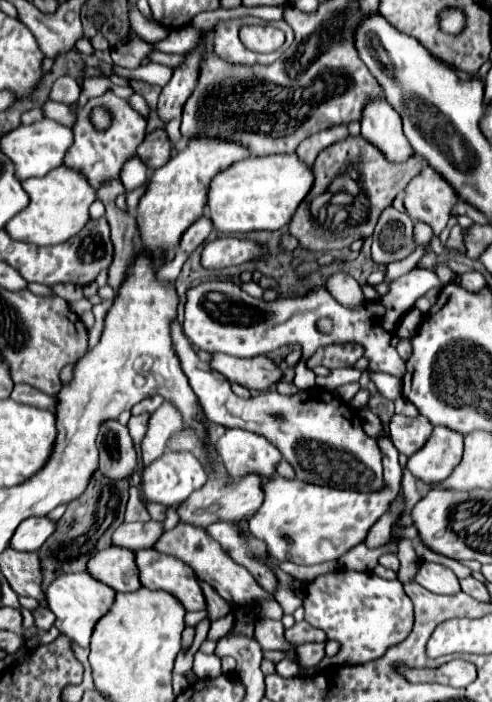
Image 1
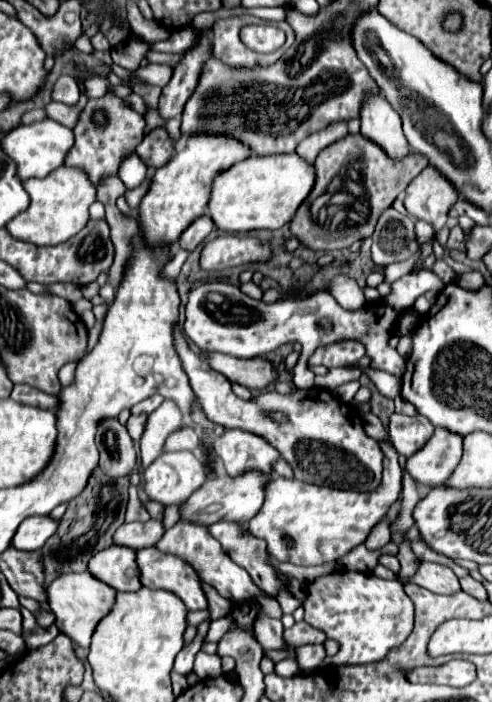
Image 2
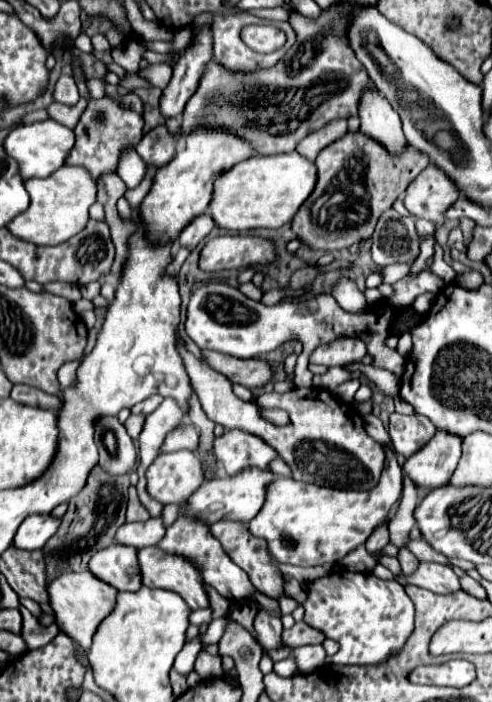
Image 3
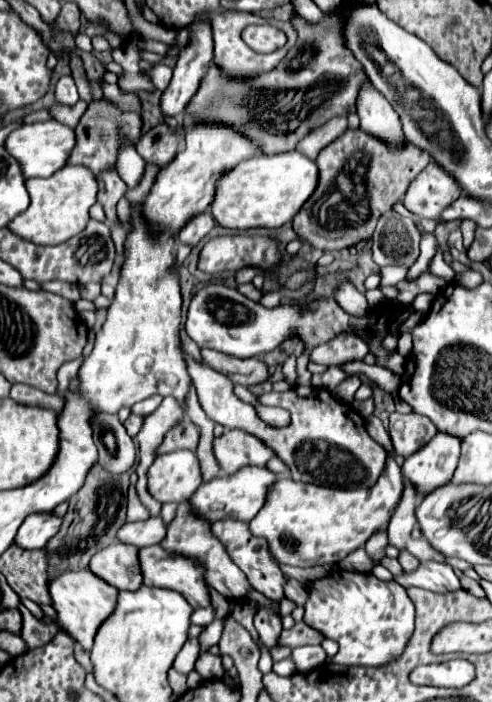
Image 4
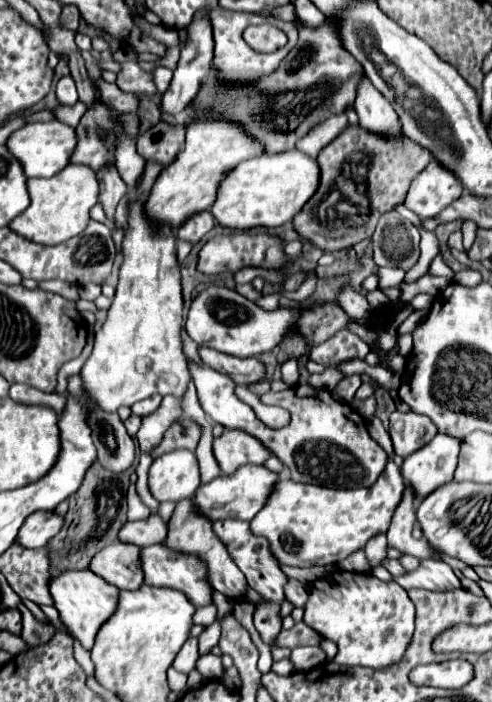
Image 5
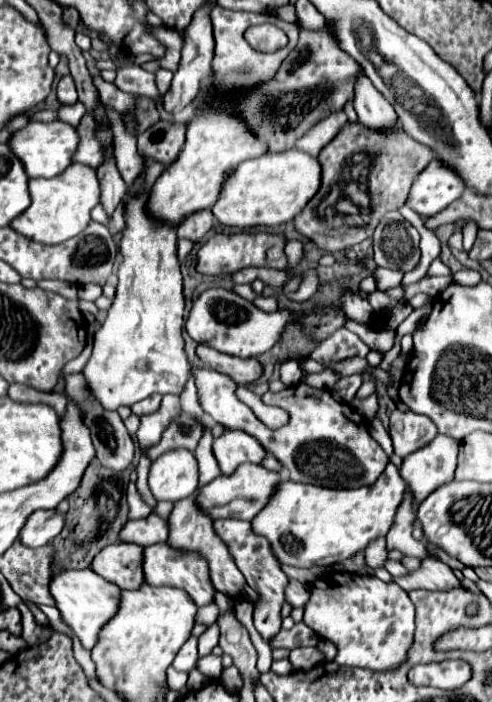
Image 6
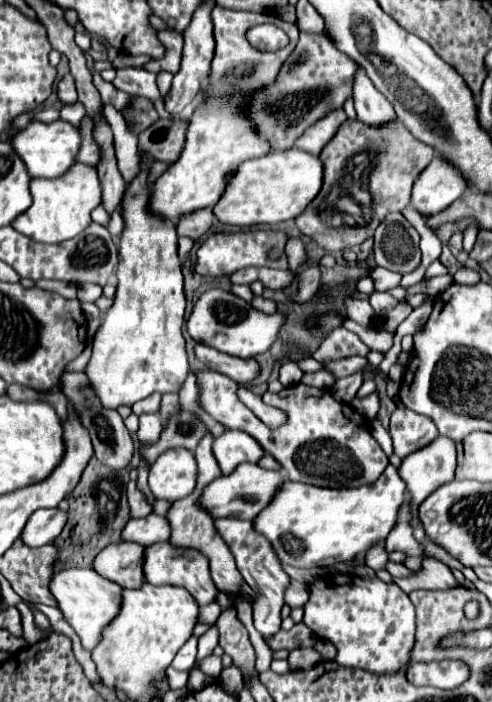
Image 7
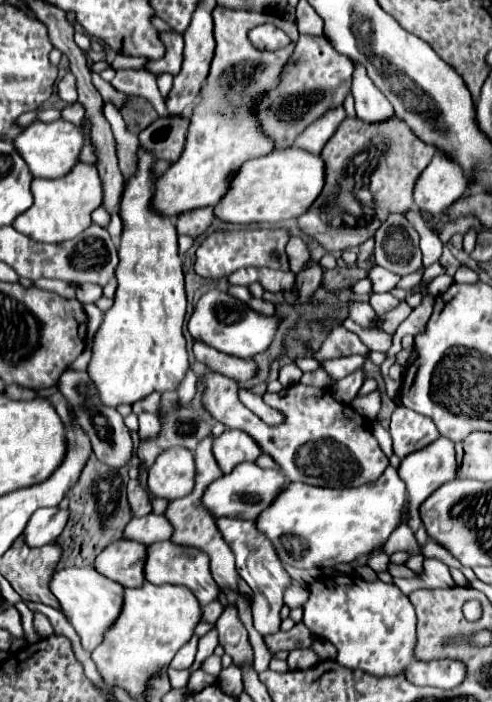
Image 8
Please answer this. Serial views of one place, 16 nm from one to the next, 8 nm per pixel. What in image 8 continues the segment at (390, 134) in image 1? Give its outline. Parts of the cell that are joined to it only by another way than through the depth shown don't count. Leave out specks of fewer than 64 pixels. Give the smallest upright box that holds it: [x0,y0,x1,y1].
[352,60,394,122]

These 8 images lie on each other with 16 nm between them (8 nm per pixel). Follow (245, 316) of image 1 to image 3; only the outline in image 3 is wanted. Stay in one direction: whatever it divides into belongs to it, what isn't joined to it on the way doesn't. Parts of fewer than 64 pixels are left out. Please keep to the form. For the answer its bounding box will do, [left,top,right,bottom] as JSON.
[184,270,444,376]

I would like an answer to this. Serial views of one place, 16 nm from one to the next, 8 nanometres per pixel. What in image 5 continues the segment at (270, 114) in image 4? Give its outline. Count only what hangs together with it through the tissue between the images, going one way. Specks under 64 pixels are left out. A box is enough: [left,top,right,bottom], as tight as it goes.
[194,20,362,154]

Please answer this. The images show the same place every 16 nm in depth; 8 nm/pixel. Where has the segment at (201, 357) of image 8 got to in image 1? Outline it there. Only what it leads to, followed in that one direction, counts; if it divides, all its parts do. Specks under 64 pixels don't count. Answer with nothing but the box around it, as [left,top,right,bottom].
[210,354,280,390]

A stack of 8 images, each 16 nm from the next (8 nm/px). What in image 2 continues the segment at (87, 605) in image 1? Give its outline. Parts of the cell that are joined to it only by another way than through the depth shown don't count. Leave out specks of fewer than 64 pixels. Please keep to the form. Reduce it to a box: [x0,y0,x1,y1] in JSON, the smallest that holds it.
[48,570,116,648]

